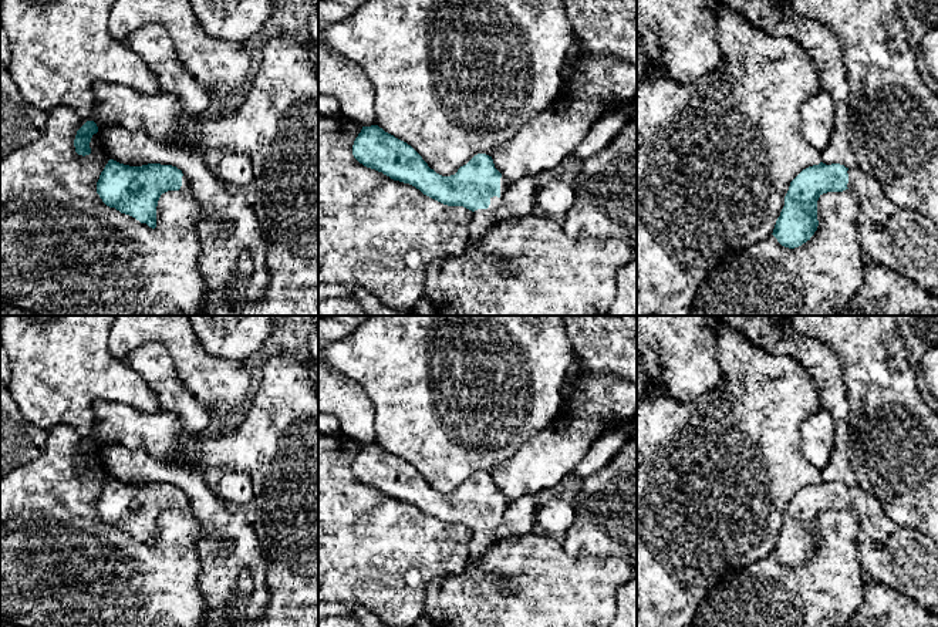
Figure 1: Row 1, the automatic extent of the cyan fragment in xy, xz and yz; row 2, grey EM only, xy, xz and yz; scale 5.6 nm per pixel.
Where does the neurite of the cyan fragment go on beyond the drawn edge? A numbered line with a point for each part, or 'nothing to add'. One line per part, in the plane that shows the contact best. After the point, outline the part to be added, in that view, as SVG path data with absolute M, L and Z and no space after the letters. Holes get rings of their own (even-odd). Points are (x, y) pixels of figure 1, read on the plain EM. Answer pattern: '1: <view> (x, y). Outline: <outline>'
1: xz (482, 539). Outline: M502 495L500 496L500 515L499 516L497 515L490 516L490 523L487 527L478 527L478 529L472 530L472 537L470 537L470 542L468 545L469 562L475 562L475 560L480 559L483 554L486 554L486 552L499 539L499 536L496 535L496 529L500 525L506 505L507 505L507 500Z

